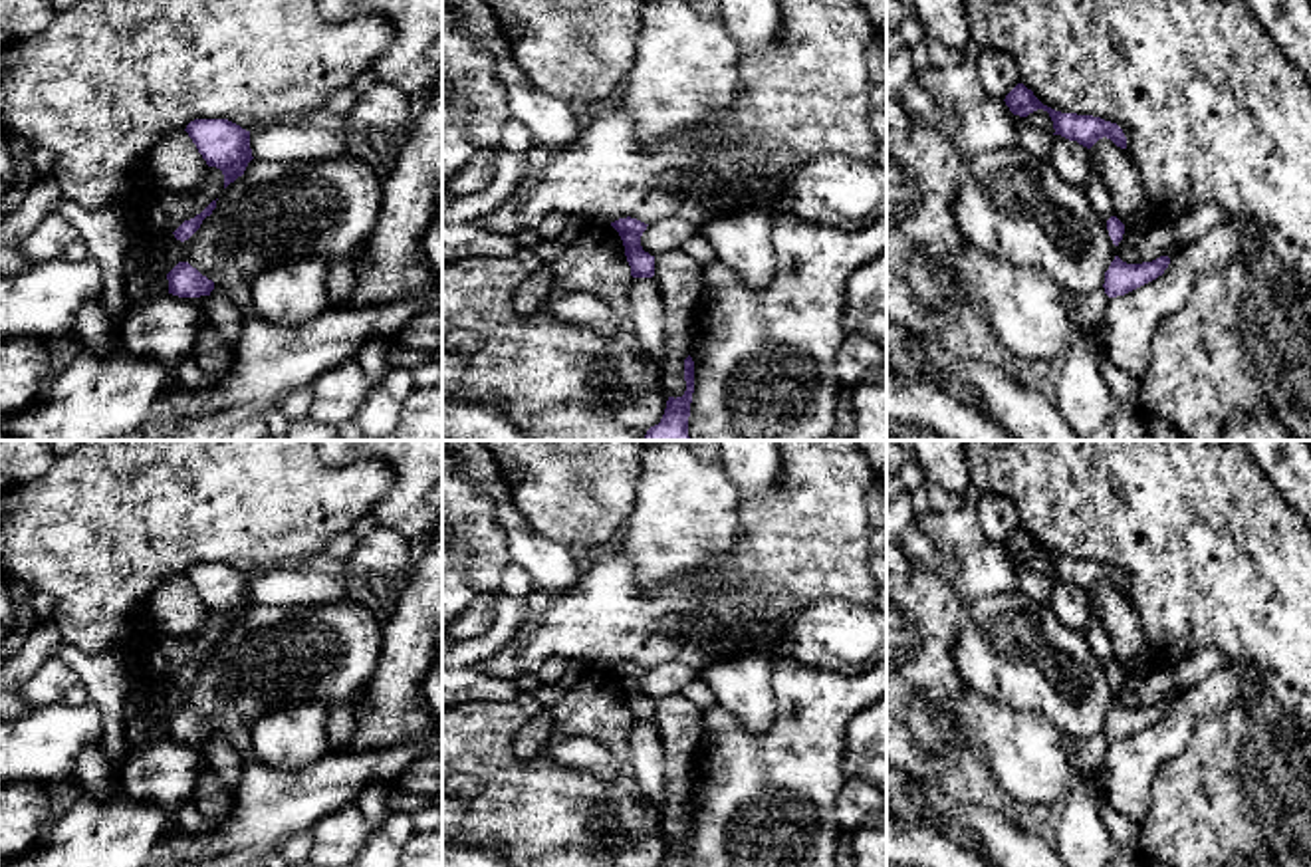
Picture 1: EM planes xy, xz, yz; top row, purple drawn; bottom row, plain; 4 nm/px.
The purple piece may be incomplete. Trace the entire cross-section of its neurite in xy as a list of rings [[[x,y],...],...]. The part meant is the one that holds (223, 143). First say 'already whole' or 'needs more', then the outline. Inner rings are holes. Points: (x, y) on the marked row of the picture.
already whole; [[[194,119],[184,129],[208,167],[224,175],[224,188],[244,175],[254,159],[250,131],[228,119]]]

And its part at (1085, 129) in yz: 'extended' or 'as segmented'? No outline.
as segmented

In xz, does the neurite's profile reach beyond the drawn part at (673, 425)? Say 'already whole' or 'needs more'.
already whole

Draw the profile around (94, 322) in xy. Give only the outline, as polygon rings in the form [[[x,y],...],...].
[[[91,300],[79,308],[75,335],[83,339],[87,351],[107,357],[119,345],[121,321],[105,310],[101,300]]]

